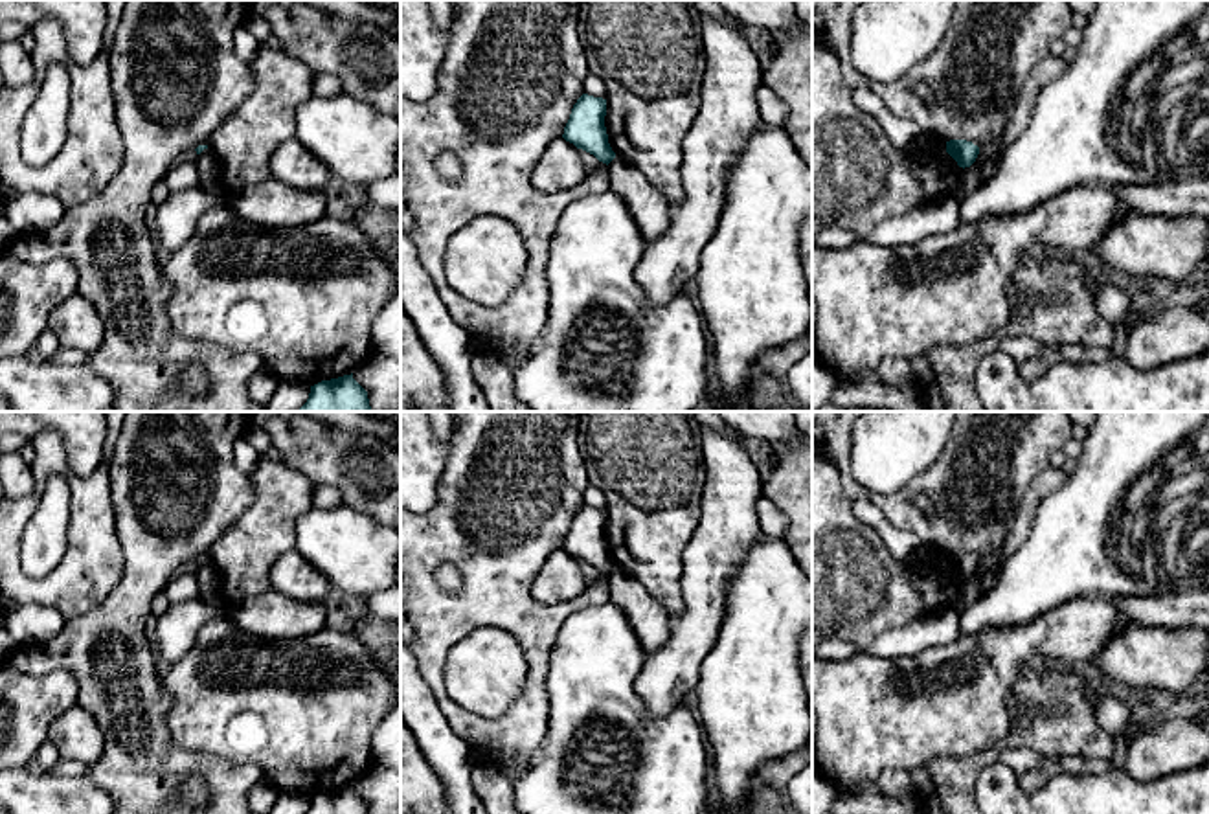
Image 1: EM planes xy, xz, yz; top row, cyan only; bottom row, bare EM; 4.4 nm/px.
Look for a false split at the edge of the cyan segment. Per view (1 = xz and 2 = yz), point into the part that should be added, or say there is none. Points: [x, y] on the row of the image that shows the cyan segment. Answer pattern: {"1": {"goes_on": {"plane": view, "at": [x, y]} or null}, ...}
{"1": {"goes_on": null}, "2": {"goes_on": null}}

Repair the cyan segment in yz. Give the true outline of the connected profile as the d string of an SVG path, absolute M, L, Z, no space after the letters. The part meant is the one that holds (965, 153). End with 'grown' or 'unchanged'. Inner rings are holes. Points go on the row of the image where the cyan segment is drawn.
M950 140L946 141L946 153L965 169L976 162L979 147L966 140Z; unchanged

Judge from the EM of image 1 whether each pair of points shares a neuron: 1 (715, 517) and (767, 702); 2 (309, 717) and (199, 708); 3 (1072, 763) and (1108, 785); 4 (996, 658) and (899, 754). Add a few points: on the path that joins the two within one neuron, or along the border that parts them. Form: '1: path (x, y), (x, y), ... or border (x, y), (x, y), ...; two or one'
1: border (756, 541), (730, 583), (726, 616), (723, 620); two
2: path (282, 699), (226, 699); one
3: border (1112, 768), (1088, 774), (1057, 774), (1048, 783); two
4: path (976, 684), (967, 688), (925, 728); one

